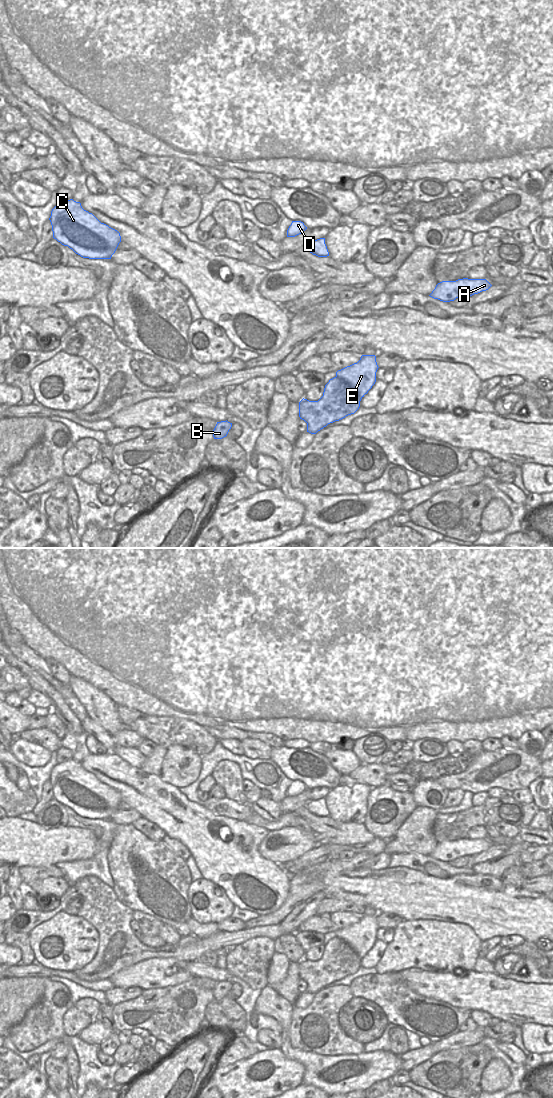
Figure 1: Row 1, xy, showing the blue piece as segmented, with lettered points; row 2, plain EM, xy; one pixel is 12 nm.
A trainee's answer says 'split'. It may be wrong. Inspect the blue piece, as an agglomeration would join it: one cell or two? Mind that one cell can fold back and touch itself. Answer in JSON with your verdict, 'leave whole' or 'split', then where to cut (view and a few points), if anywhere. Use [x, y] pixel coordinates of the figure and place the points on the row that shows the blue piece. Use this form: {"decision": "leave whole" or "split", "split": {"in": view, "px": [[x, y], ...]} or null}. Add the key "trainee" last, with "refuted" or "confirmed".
{"decision": "split", "split": {"in": "xy", "px": [[336, 376], [345, 381], [360, 399]]}, "trainee": "confirmed"}

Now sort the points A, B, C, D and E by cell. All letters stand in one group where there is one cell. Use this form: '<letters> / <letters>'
A C D E / B

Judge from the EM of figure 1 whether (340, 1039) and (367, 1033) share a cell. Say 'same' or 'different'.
different

